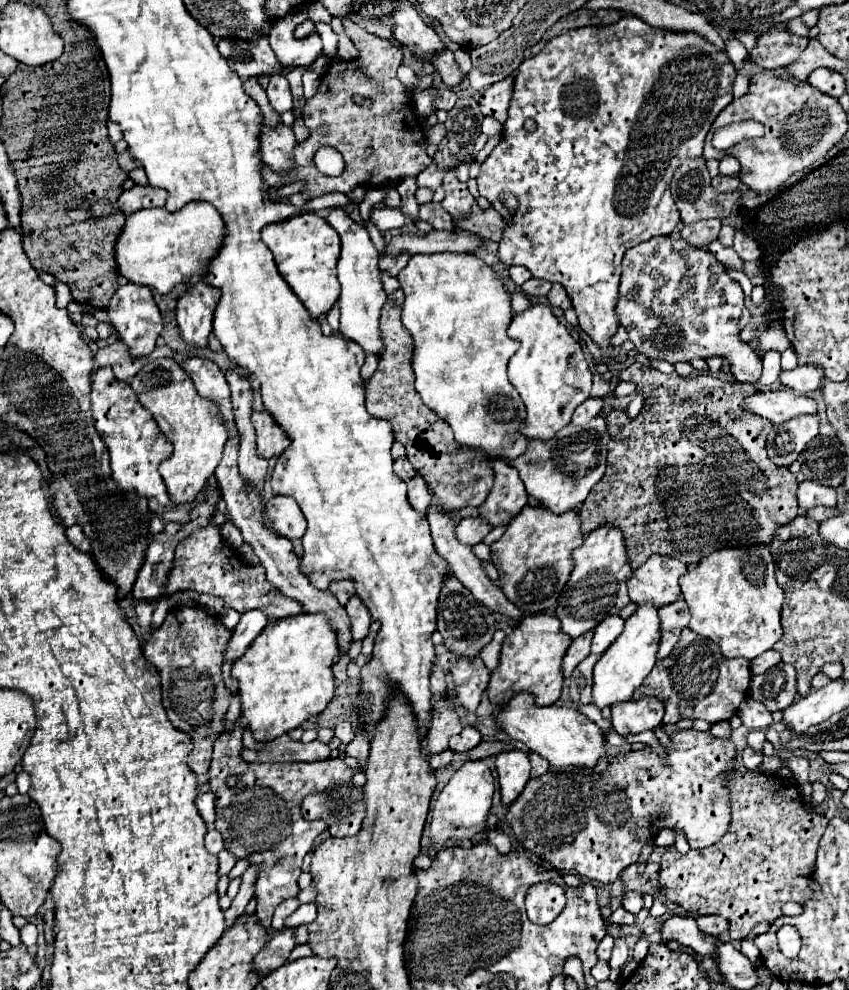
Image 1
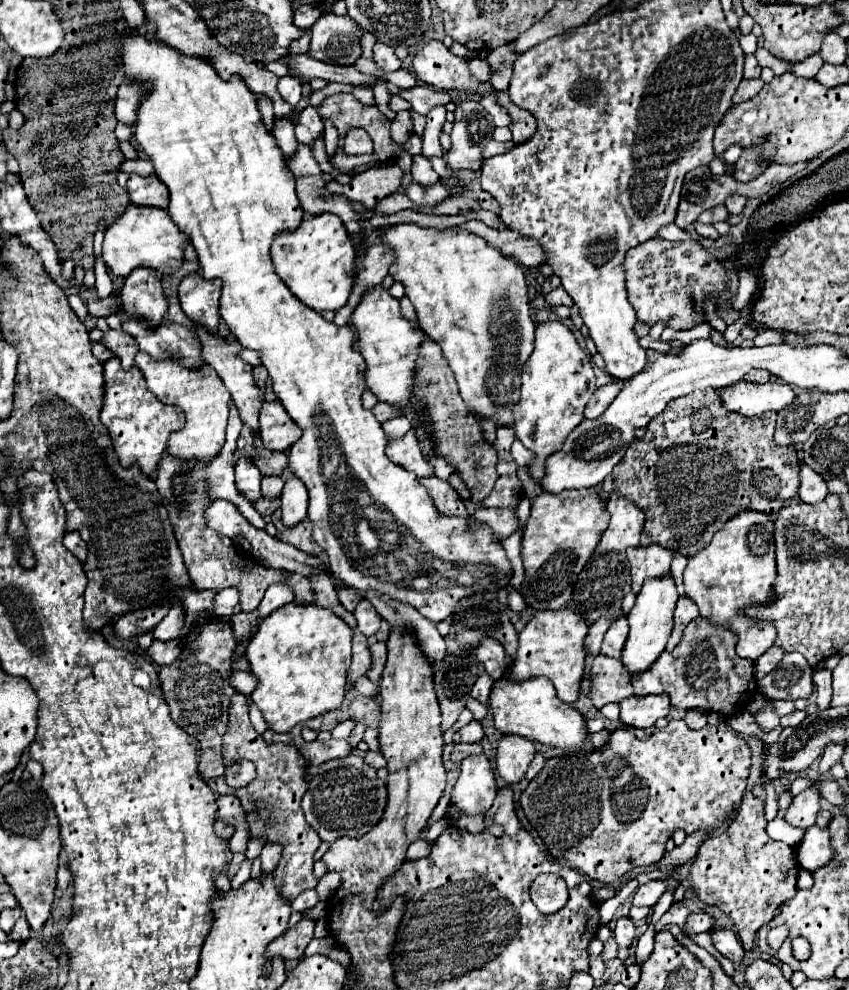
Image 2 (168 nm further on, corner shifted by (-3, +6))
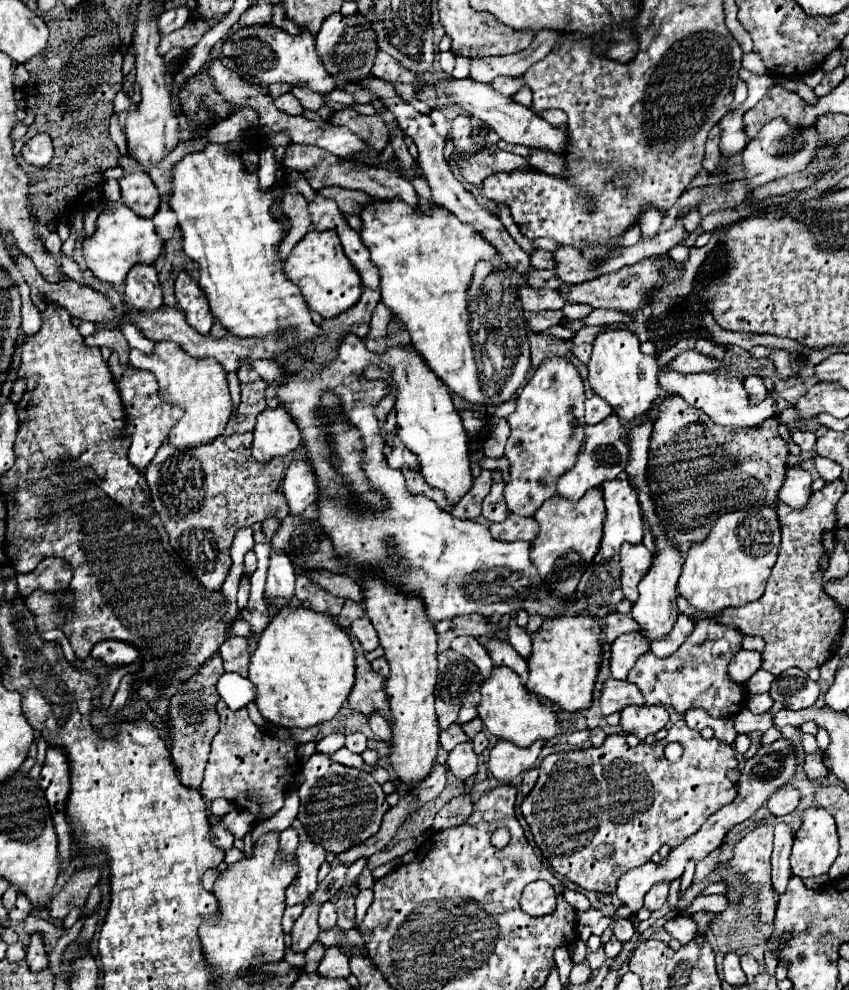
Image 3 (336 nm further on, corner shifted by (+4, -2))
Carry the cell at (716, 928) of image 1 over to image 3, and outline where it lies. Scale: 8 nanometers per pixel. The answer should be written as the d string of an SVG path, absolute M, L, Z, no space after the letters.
M670 918L666 924L666 932L676 938L680 944L688 944L696 934L696 922L692 918Z

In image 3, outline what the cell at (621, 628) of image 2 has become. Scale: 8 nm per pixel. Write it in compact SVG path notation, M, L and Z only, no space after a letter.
M628 632L622 634L612 642L612 658L610 658L610 670L612 678L626 680L628 672L634 668L636 660L644 656L650 650L648 640L640 632Z

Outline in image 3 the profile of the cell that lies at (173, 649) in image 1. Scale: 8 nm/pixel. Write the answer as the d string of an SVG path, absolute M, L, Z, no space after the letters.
M220 654L212 656L196 676L192 676L182 690L172 698L170 704L170 720L168 720L168 738L170 738L170 752L172 760L178 770L178 778L184 786L188 788L200 788L204 768L208 764L208 754L210 754L210 742L218 732L218 716L216 716L216 702L220 700L220 694L216 690L218 678L224 674L222 668L222 658Z

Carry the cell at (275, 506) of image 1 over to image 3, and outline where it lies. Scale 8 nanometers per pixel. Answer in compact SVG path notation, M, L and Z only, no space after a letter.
M296 450L294 460L286 468L286 476L282 480L282 490L288 500L288 506L294 516L302 514L306 506L318 500L318 484L312 472L312 466L306 460L306 454Z

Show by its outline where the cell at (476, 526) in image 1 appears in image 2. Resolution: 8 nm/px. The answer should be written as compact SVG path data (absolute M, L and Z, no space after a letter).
M479 508L473 516L475 522L485 524L491 528L493 536L499 540L507 538L511 532L517 530L517 516L515 510L495 510L495 508Z

